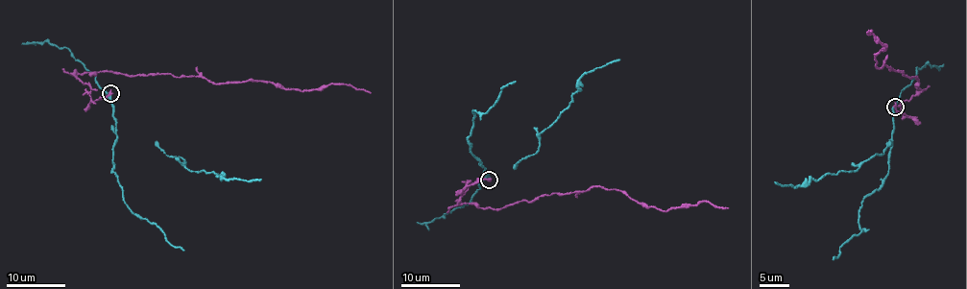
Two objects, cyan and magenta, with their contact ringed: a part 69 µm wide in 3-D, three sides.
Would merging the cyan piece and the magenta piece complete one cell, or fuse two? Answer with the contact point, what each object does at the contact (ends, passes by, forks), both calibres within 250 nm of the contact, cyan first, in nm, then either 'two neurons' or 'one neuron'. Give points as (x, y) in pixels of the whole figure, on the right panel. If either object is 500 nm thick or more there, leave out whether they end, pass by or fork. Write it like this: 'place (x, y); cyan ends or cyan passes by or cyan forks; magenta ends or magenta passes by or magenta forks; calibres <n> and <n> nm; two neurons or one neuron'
place (895, 107); cyan passes by; magenta ends; calibres 300 and 320 nm; two neurons

